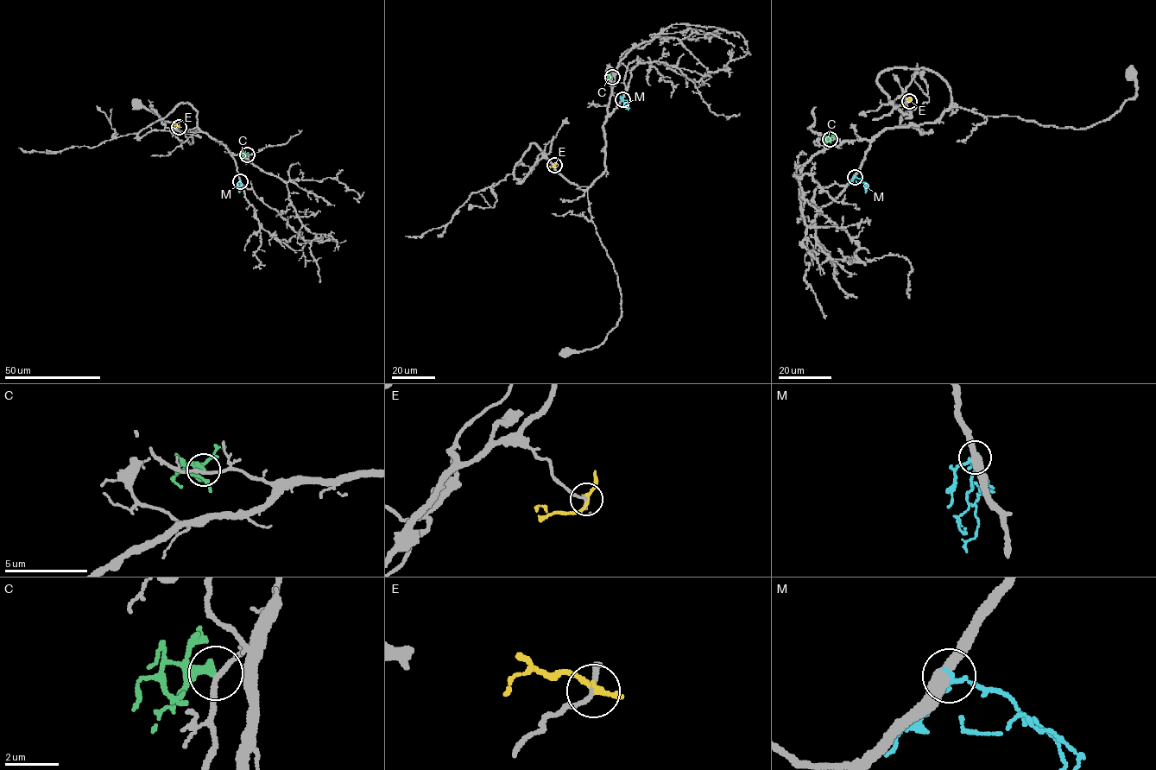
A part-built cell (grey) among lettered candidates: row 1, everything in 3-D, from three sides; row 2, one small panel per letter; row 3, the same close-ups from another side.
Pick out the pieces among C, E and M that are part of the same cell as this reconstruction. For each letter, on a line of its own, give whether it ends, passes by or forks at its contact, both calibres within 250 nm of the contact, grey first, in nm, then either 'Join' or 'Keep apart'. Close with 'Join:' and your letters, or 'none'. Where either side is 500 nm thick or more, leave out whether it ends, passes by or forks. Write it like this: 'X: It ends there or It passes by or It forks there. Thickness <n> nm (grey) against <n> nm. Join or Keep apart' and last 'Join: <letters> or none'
C: It passes by. Thickness 170 nm (grey) against 240 nm. Keep apart
E: It passes by. Thickness 150 nm (grey) against 190 nm. Keep apart
M: It passes by. Thickness 440 nm (grey) against 150 nm. Keep apart
Join: none

